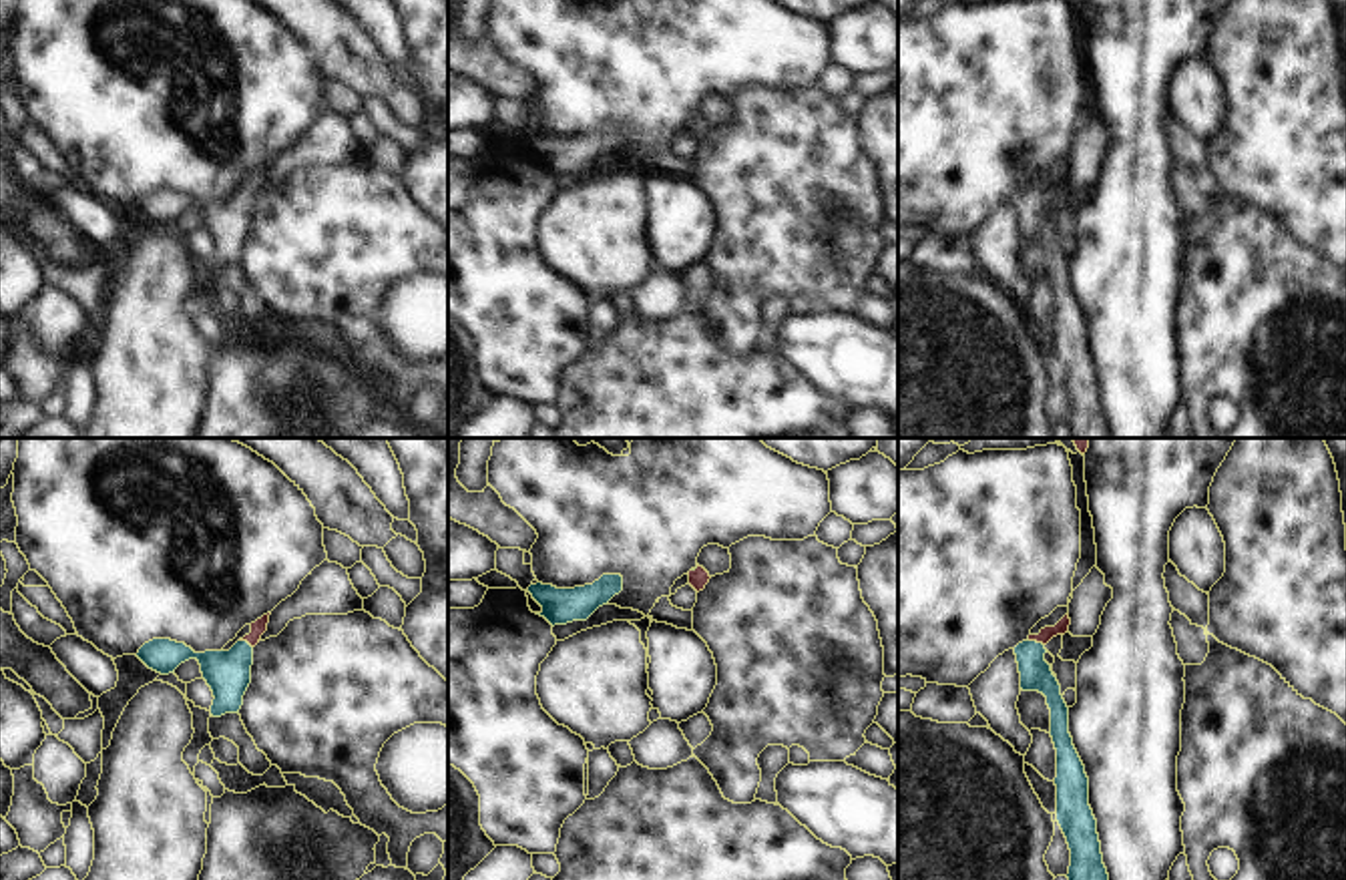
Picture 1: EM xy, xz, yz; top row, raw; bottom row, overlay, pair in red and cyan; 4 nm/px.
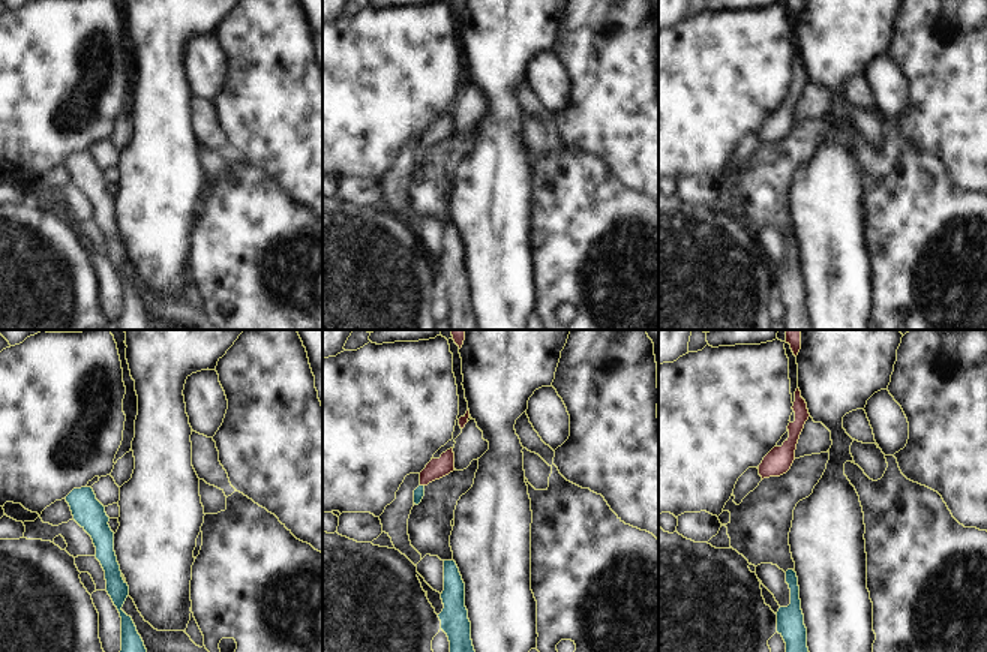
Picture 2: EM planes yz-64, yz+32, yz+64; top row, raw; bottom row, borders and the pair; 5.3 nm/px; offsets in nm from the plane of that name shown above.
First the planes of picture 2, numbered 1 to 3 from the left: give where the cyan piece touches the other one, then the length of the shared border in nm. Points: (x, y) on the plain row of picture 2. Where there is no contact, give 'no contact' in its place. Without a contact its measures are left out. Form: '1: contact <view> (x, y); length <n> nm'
1: no contact
2: contact yz+32 (422, 149); length 30 nm
3: no contact

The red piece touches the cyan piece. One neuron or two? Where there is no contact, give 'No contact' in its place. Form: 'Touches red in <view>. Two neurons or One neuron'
Touches red in yz. One neuron

